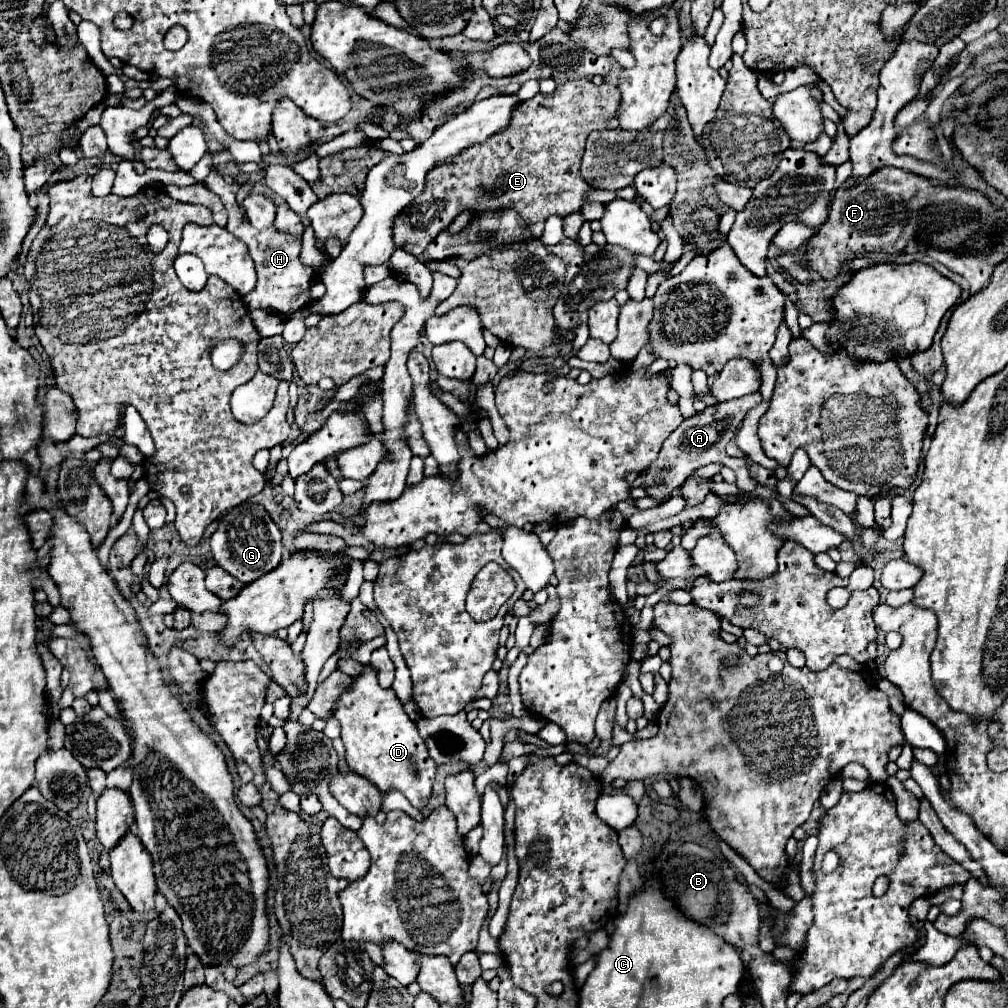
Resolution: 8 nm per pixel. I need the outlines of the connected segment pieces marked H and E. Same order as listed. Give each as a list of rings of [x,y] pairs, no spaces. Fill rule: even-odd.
[[[214,170],[204,180],[204,186],[220,196],[220,200],[228,212],[228,232],[238,236],[248,246],[248,252],[254,260],[258,282],[256,282],[256,288],[248,296],[244,296],[246,306],[250,310],[254,310],[254,308],[274,310],[282,316],[292,316],[298,308],[308,306],[310,300],[306,298],[306,292],[316,282],[316,270],[310,266],[304,266],[300,260],[302,238],[292,238],[290,234],[258,234],[258,230],[254,230],[252,224],[244,220],[240,204],[236,202],[236,192],[240,186],[224,182],[224,178],[220,174],[216,174]]]
[[[568,80],[558,84],[552,94],[536,94],[520,102],[504,132],[494,134],[488,142],[468,146],[464,154],[428,172],[422,194],[412,200],[408,210],[400,212],[392,226],[396,248],[420,256],[438,232],[448,228],[466,206],[474,214],[490,208],[514,208],[522,218],[530,220],[534,236],[542,234],[550,214],[564,218],[578,212],[584,204],[584,194],[594,190],[580,176],[586,138],[594,130],[618,128],[618,106],[620,90],[616,86],[594,86],[590,80]]]

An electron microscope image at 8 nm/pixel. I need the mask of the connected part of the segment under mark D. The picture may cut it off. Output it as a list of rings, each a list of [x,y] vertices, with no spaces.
[[[366,666],[364,674],[354,680],[348,692],[342,694],[336,718],[342,724],[342,742],[346,746],[346,762],[350,770],[366,776],[382,792],[390,788],[400,790],[412,806],[422,810],[432,794],[436,762],[428,756],[428,748],[424,746],[416,724],[406,716],[394,690],[380,688],[372,666]]]

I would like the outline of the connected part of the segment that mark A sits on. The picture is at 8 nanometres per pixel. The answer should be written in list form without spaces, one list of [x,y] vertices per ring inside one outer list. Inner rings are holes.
[[[760,392],[756,394],[748,394],[740,400],[730,400],[730,402],[722,402],[718,404],[714,410],[706,408],[700,414],[694,414],[692,418],[684,420],[682,426],[678,426],[670,438],[664,442],[656,462],[652,462],[652,466],[648,466],[644,472],[644,482],[642,488],[646,490],[646,494],[650,498],[654,498],[658,504],[664,504],[670,500],[672,492],[678,490],[684,480],[698,468],[710,464],[710,462],[722,462],[728,454],[726,454],[726,444],[736,436],[738,426],[742,424],[746,412],[750,408],[754,408],[756,404],[760,404]]]

